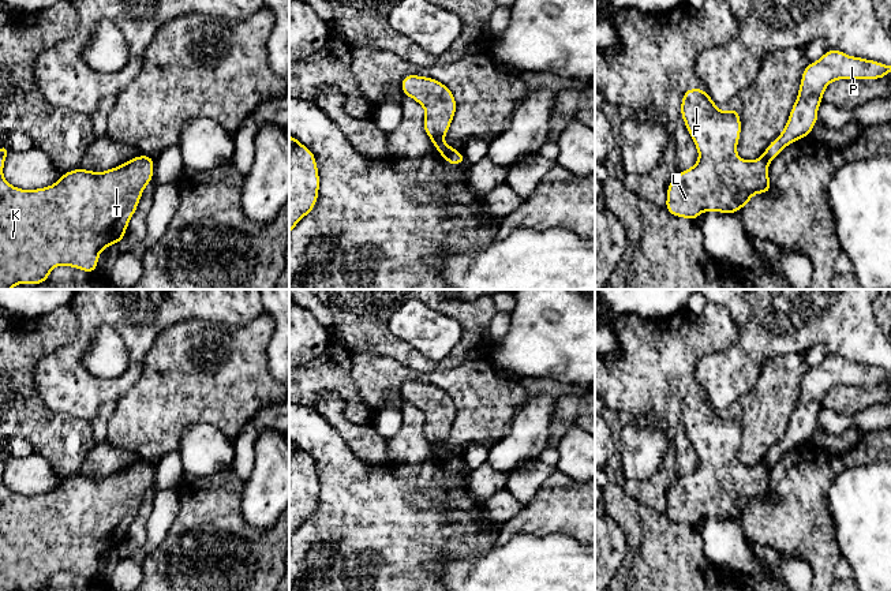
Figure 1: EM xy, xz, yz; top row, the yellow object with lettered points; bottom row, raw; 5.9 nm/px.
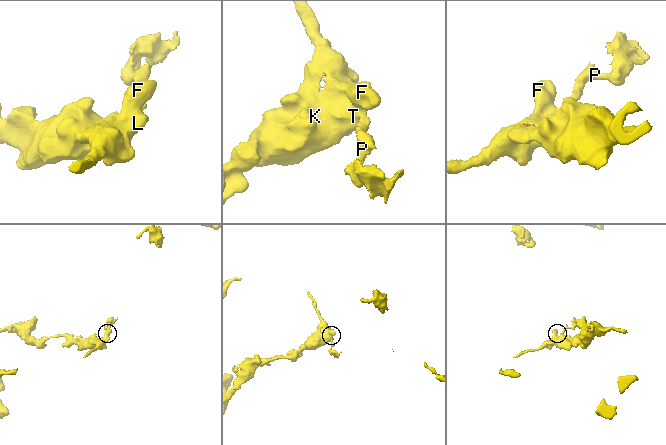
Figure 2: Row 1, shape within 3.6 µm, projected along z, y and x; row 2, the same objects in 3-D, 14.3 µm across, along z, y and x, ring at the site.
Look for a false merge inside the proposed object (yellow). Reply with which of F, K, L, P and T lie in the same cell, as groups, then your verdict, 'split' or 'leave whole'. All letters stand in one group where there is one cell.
F K L T / P | split

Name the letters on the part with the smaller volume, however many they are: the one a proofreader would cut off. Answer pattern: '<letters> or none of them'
P

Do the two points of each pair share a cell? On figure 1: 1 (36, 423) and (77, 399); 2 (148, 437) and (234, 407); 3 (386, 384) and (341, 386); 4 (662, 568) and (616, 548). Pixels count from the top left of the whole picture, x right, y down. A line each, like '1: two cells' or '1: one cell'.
1: two cells
2: one cell
3: two cells
4: two cells

